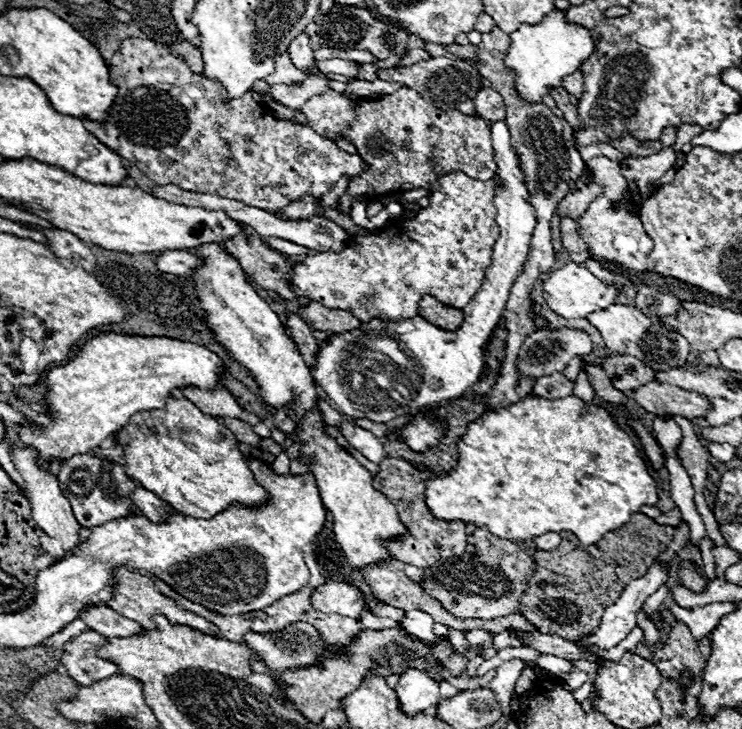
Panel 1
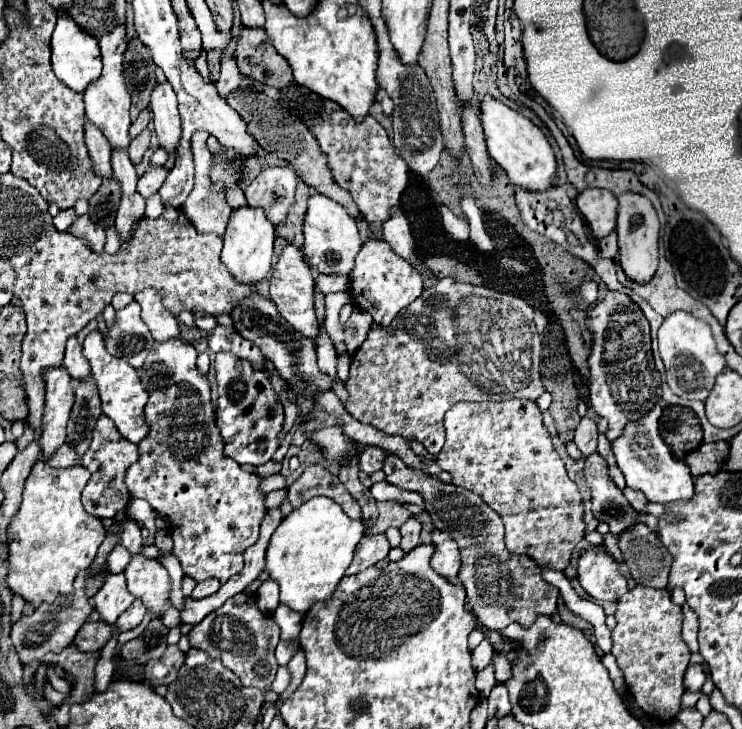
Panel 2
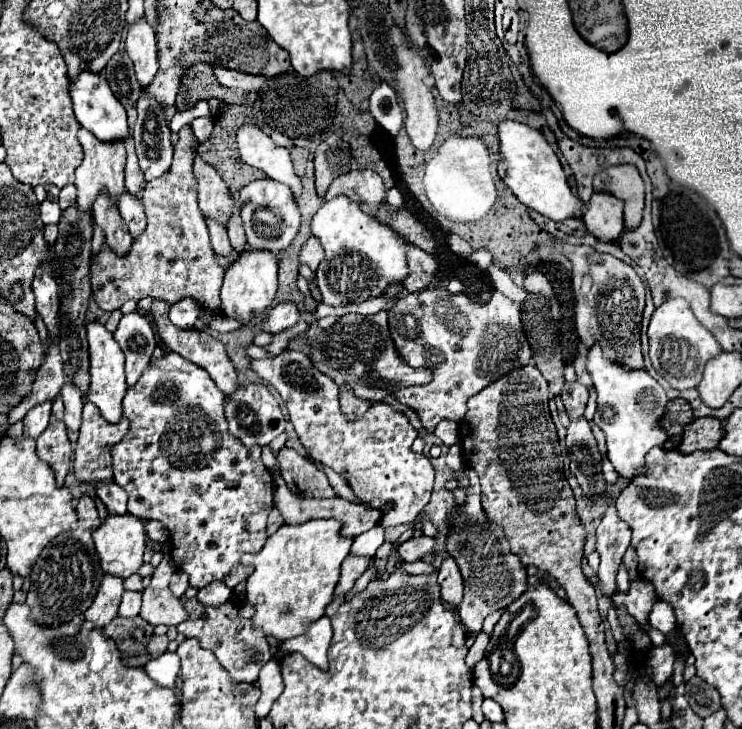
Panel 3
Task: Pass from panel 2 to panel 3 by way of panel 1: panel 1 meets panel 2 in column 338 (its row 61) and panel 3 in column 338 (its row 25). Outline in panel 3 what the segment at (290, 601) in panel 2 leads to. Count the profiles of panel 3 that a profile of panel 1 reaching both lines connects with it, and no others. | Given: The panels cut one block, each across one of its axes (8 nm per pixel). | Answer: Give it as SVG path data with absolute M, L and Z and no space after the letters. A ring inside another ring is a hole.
M310 520L298 526L280 526L276 534L272 534L264 548L258 554L248 554L250 564L254 564L252 576L246 580L246 600L254 608L252 626L262 630L266 636L272 636L278 642L294 638L306 630L306 624L318 620L324 614L324 608L332 600L334 586L340 576L340 564L350 552L350 538L342 538L340 522L336 520Z

